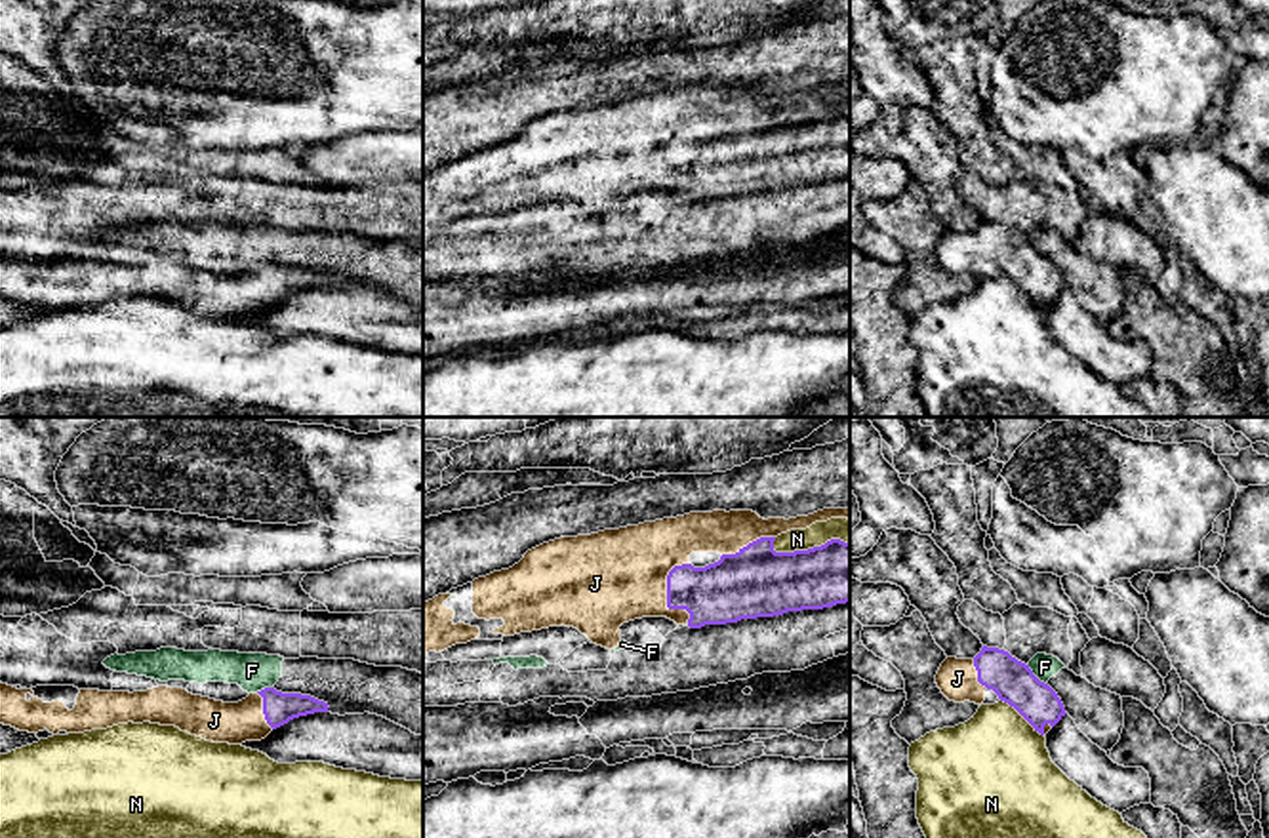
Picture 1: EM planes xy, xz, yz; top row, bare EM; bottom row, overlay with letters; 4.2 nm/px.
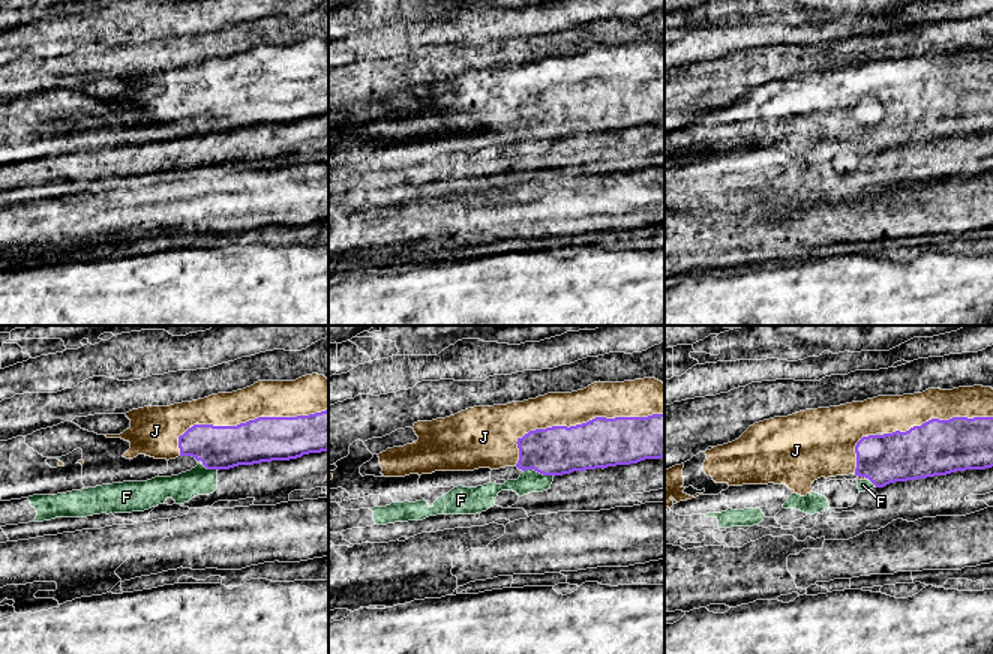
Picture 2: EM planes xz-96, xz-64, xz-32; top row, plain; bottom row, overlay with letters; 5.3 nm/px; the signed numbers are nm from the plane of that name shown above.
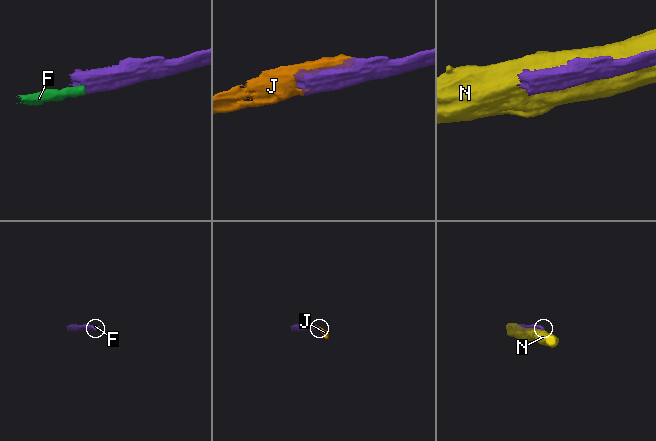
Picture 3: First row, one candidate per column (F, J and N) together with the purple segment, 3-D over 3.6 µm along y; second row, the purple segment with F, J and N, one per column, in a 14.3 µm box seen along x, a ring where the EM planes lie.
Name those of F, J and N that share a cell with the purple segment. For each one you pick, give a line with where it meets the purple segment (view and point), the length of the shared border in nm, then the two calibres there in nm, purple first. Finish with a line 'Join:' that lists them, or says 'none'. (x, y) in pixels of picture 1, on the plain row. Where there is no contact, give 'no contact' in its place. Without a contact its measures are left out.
J: contact xz (667, 172); length 280 nm; calibres 260 and 400 nm
Join: J

